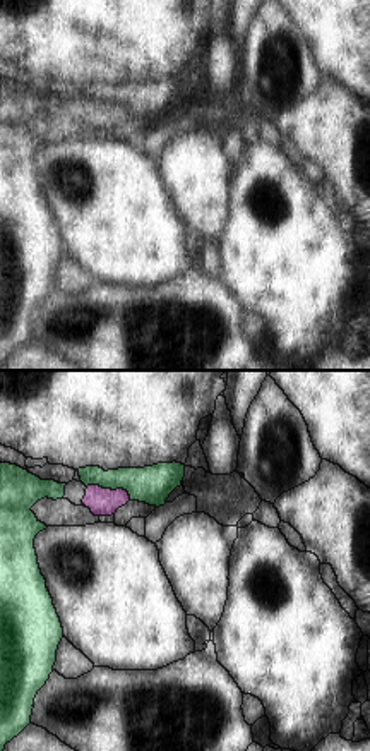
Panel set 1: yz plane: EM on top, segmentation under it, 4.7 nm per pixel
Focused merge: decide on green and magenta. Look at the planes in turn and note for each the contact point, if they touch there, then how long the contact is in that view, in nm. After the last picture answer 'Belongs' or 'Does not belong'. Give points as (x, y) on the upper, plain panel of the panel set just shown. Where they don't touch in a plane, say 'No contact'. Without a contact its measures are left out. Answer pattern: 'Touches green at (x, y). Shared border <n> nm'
Touches green at (110, 103). Shared border 220 nm

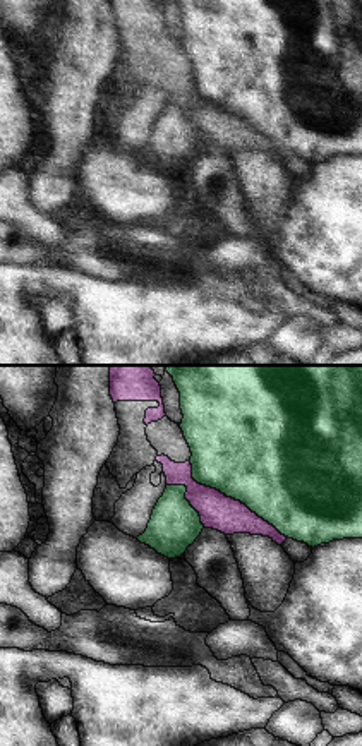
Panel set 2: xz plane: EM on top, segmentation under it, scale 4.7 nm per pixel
Touches green at (230, 112). Shared border 600 nm

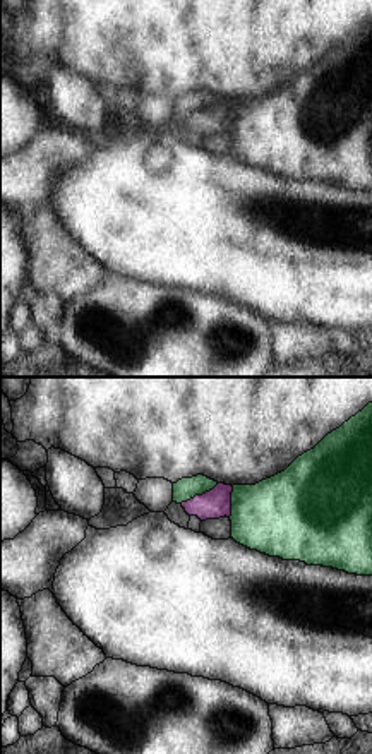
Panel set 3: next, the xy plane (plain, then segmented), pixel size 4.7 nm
Touches green at (199, 110). Shared border 200 nm

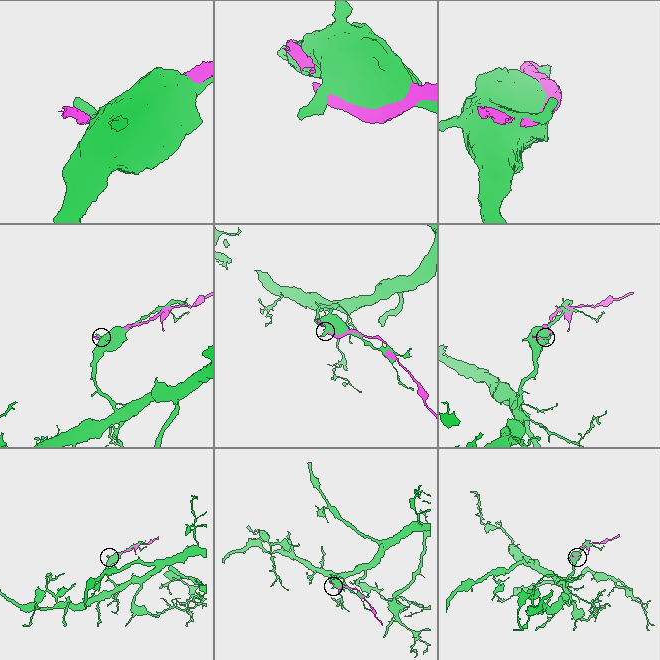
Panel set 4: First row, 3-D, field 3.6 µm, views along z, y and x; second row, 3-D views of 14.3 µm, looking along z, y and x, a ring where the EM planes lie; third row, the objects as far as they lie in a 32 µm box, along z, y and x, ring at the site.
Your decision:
Does not belong

